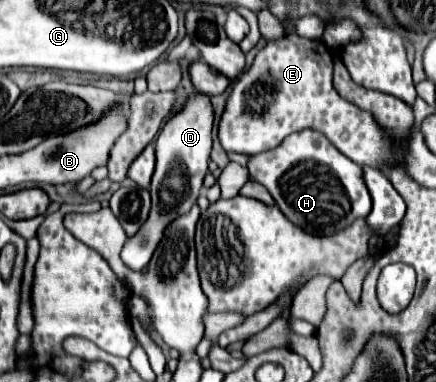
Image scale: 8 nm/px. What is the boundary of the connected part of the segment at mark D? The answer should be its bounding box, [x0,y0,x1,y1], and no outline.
[121,94,213,270]

